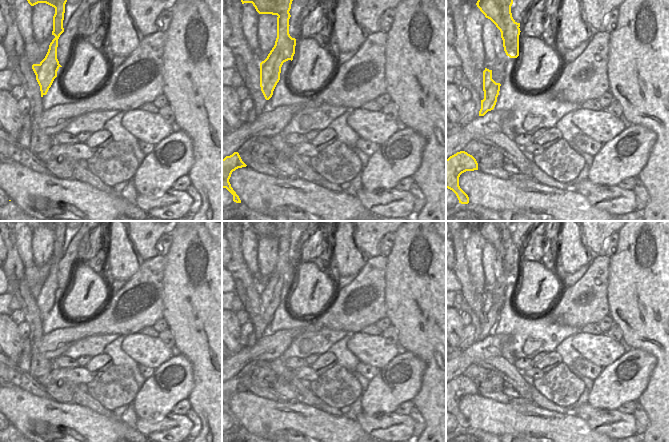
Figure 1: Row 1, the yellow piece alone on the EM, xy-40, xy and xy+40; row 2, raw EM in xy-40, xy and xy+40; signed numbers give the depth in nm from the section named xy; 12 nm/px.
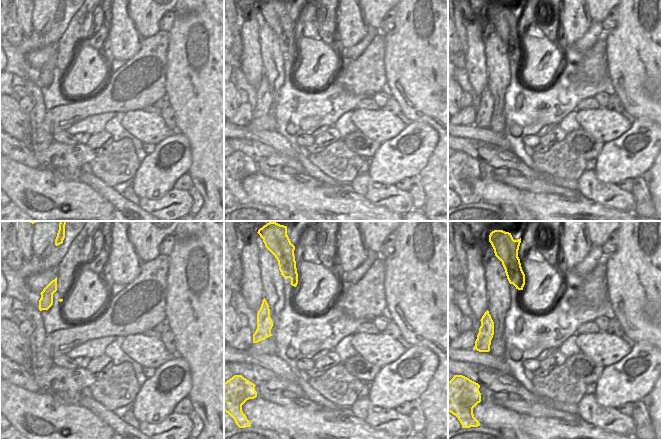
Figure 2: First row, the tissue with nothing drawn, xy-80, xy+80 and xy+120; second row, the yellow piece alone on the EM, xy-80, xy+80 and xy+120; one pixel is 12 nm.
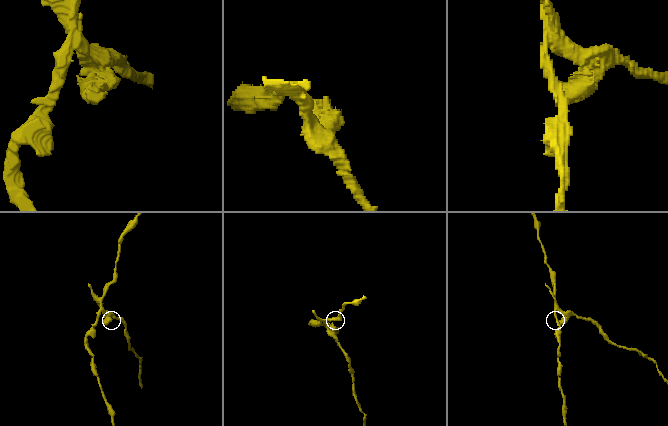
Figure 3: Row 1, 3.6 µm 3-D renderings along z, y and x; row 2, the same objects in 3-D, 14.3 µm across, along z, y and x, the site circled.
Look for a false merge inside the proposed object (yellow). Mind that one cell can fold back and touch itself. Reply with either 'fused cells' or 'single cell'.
fused cells

